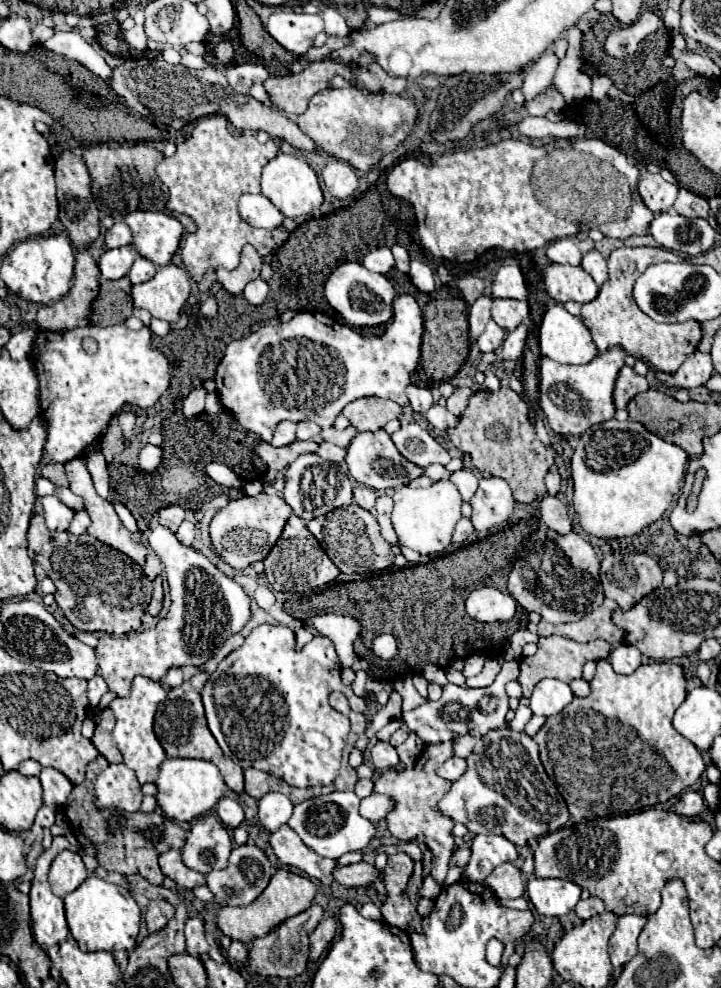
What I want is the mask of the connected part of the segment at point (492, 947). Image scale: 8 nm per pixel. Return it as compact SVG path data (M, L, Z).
M495 938L491 939L486 947L486 959L488 963L493 964L495 966L500 964L503 950L504 946L499 940Z

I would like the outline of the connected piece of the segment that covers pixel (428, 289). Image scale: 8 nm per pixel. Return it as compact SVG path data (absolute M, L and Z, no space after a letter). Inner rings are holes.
M410 262L410 279L422 293L432 293L436 289L434 270L425 262Z

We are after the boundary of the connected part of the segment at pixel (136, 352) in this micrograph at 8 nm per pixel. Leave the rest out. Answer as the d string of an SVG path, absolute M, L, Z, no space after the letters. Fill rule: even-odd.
M112 325L112 327L76 327L70 331L62 333L50 333L50 331L40 331L34 351L32 351L32 361L38 373L40 381L40 407L42 407L42 417L48 421L48 441L44 451L50 455L54 463L66 463L74 457L80 457L84 449L92 443L96 443L108 429L108 423L114 413L124 403L134 403L140 407L152 407L158 397L168 389L170 383L170 371L168 371L168 361L160 351L154 351L150 347L152 333L148 327L140 331L132 331L124 325ZM82 337L94 337L98 343L96 353L88 355L82 349Z

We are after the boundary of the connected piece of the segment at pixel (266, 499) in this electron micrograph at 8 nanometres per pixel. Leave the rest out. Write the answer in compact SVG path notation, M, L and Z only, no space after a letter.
M260 493L256 497L234 499L210 521L210 541L214 545L214 553L218 555L220 561L228 563L234 569L246 569L254 561L264 561L264 557L278 541L284 523L288 521L290 515L292 515L290 505L278 495Z

